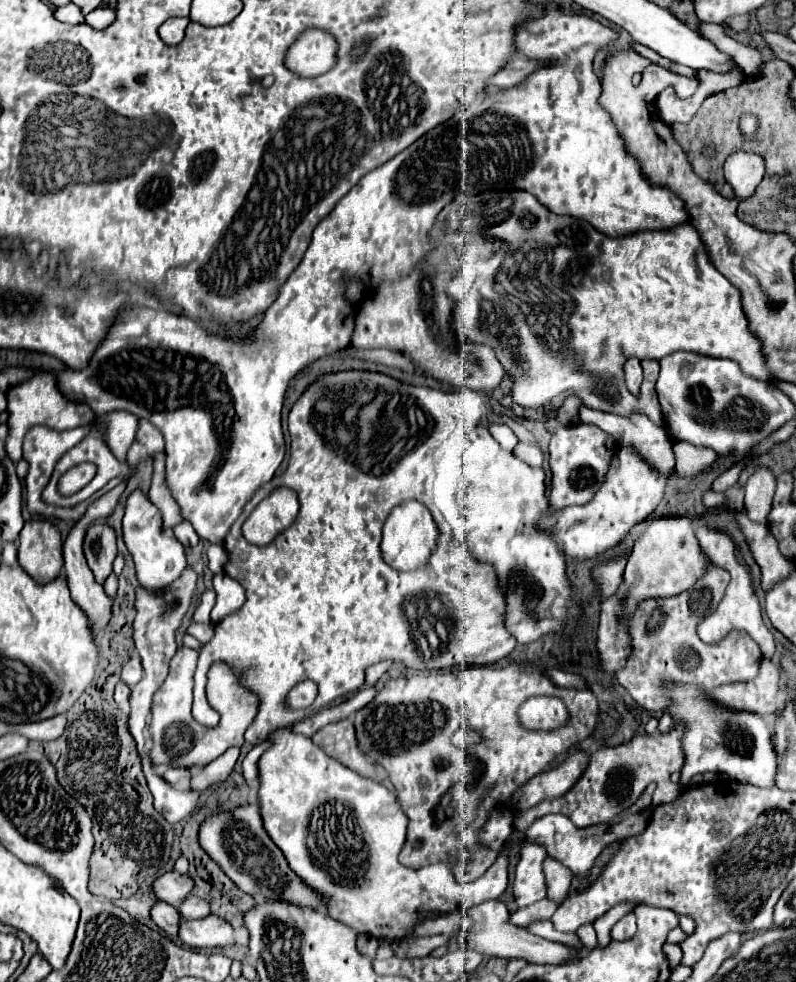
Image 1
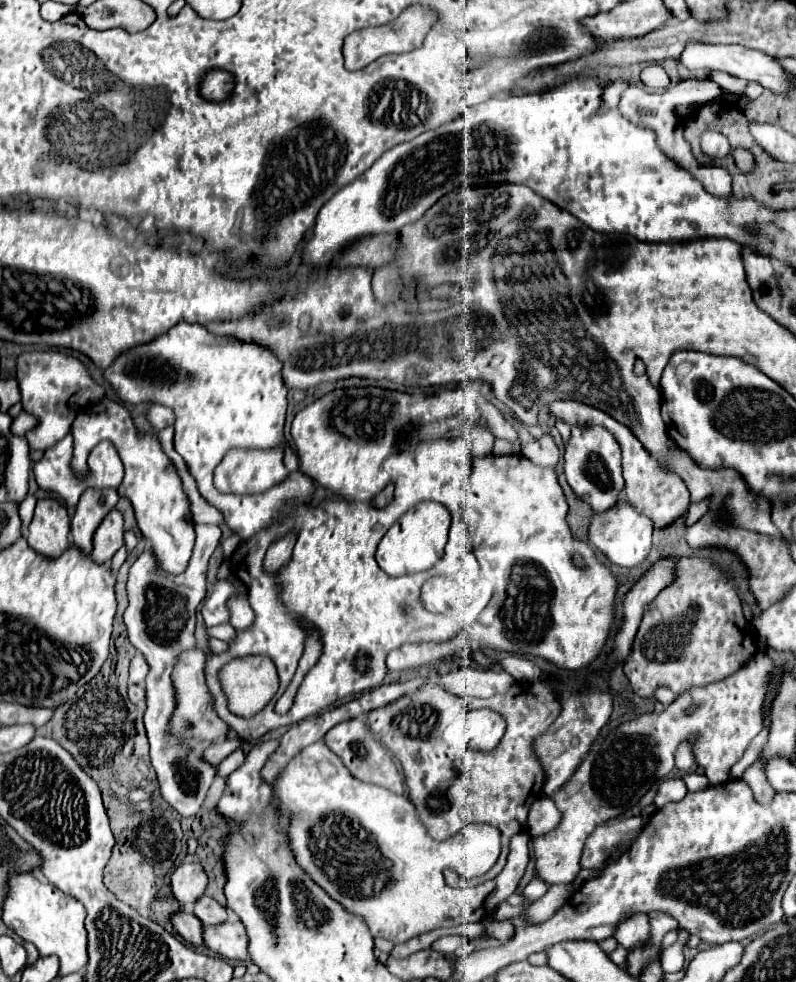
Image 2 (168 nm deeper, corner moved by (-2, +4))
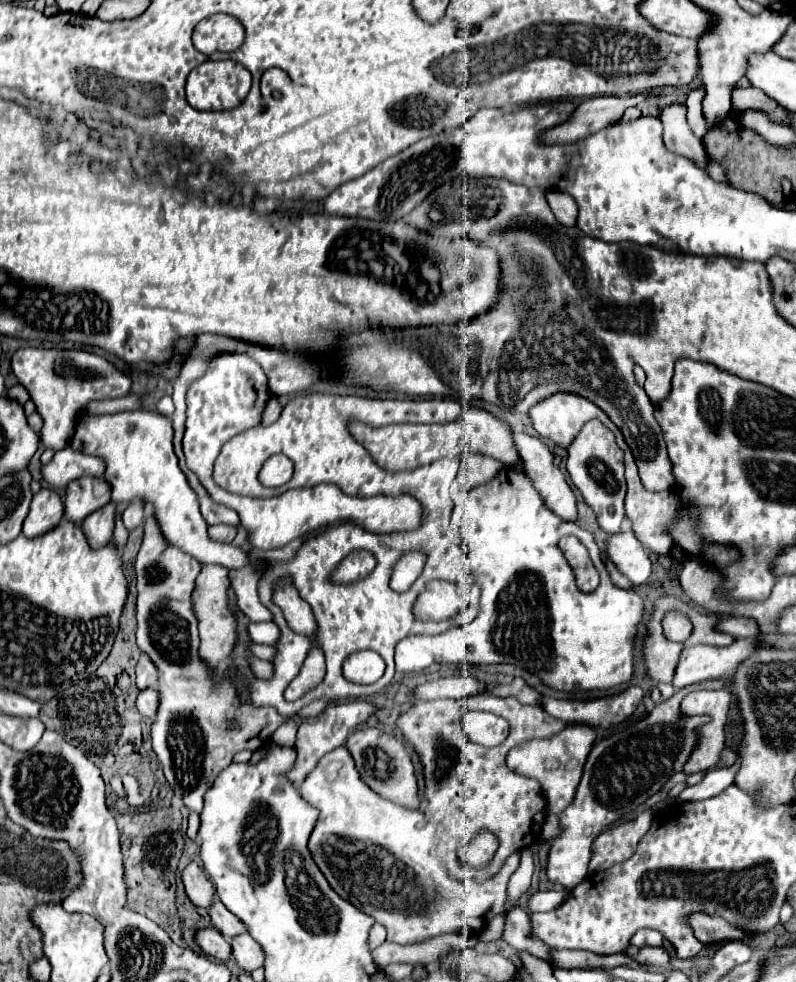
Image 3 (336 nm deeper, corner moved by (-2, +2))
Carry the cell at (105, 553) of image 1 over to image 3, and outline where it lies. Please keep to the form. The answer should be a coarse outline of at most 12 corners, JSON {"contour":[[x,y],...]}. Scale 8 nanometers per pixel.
{"contour":[[108,503],[82,523],[92,549],[112,541],[116,505]]}

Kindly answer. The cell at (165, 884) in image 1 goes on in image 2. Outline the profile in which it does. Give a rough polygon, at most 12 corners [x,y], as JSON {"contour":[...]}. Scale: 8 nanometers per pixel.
{"contour":[[184,861],[172,873],[172,893],[196,903],[208,885],[204,869]]}

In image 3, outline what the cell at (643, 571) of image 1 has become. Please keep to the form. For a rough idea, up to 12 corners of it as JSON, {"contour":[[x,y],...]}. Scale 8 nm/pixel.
{"contour":[[566,725],[510,749],[508,767],[542,783],[548,811],[562,813],[596,739]]}

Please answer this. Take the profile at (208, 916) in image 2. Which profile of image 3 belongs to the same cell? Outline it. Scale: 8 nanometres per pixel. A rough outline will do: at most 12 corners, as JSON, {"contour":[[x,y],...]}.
{"contour":[[218,899],[208,915],[228,939],[246,931],[242,921],[232,915]]}

